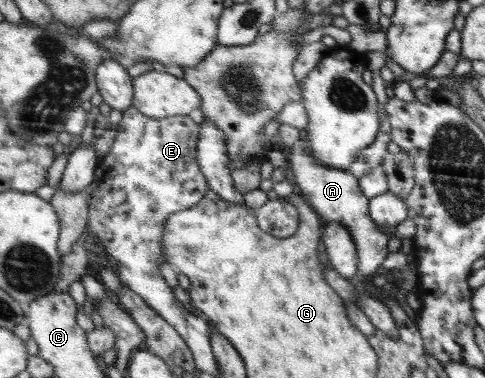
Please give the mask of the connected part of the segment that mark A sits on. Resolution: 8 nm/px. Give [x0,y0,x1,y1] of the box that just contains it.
[287,137,417,286]

